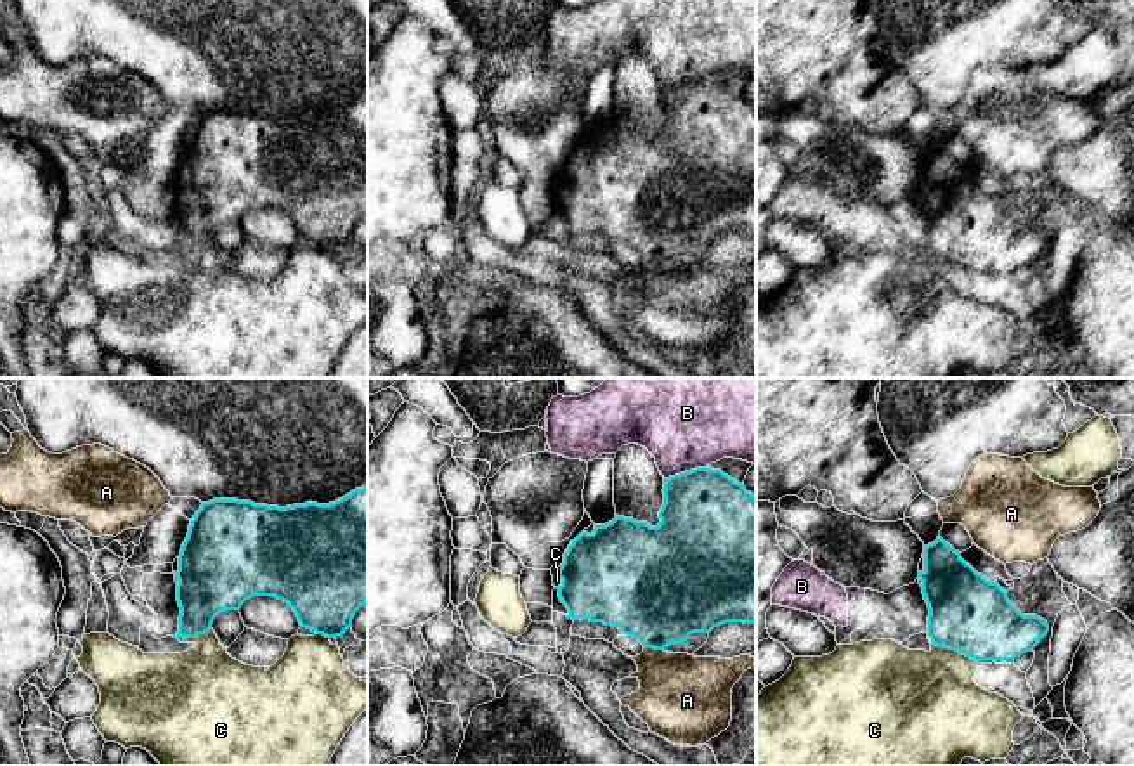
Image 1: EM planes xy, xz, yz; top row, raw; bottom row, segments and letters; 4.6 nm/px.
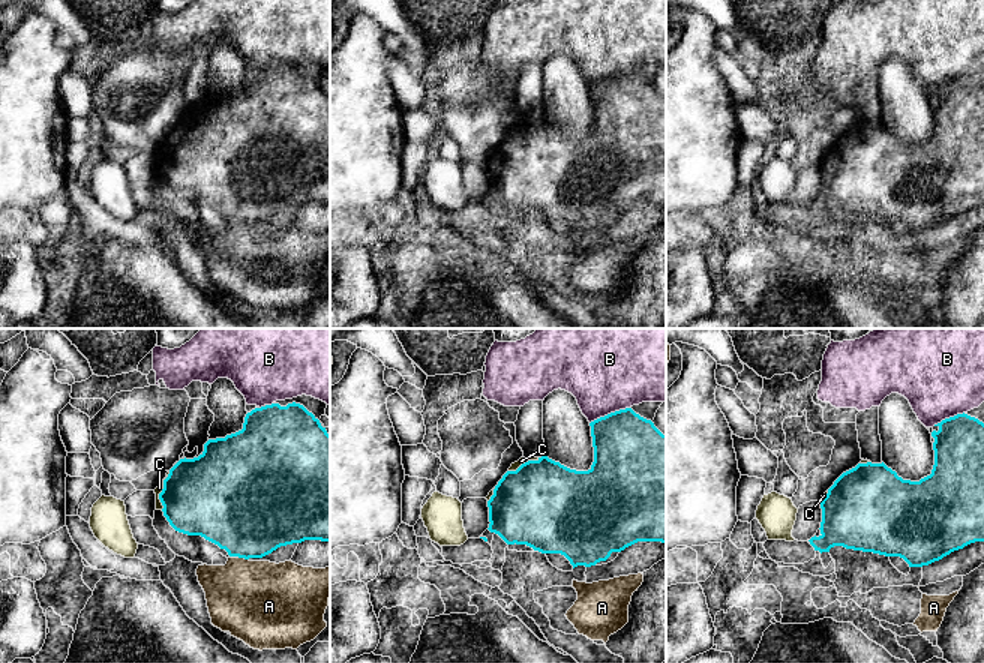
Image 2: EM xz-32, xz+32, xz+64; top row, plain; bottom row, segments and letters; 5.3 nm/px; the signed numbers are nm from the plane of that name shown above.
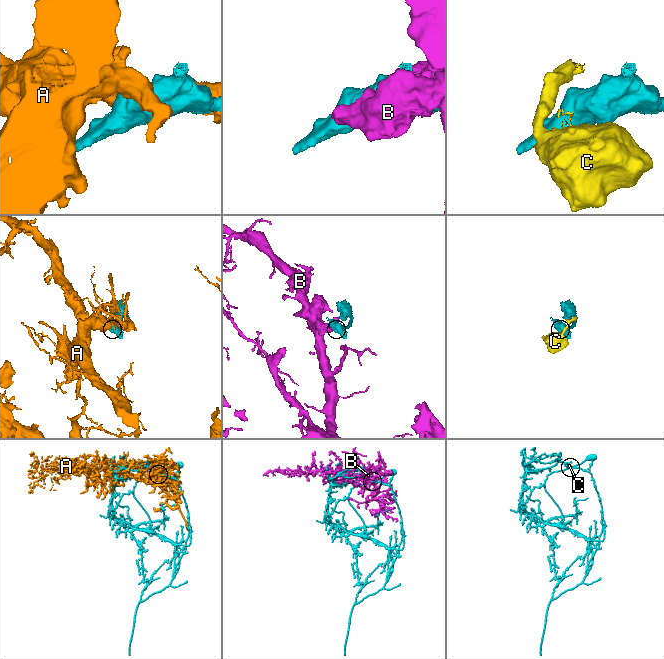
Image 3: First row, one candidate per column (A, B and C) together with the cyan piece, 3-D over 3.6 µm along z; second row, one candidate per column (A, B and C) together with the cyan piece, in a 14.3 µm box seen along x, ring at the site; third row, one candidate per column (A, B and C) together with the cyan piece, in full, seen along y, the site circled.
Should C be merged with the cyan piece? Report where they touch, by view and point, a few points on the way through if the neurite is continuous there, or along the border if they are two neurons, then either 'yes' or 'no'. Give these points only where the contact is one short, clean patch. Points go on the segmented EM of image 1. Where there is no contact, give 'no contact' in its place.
yz (970, 655) | no

